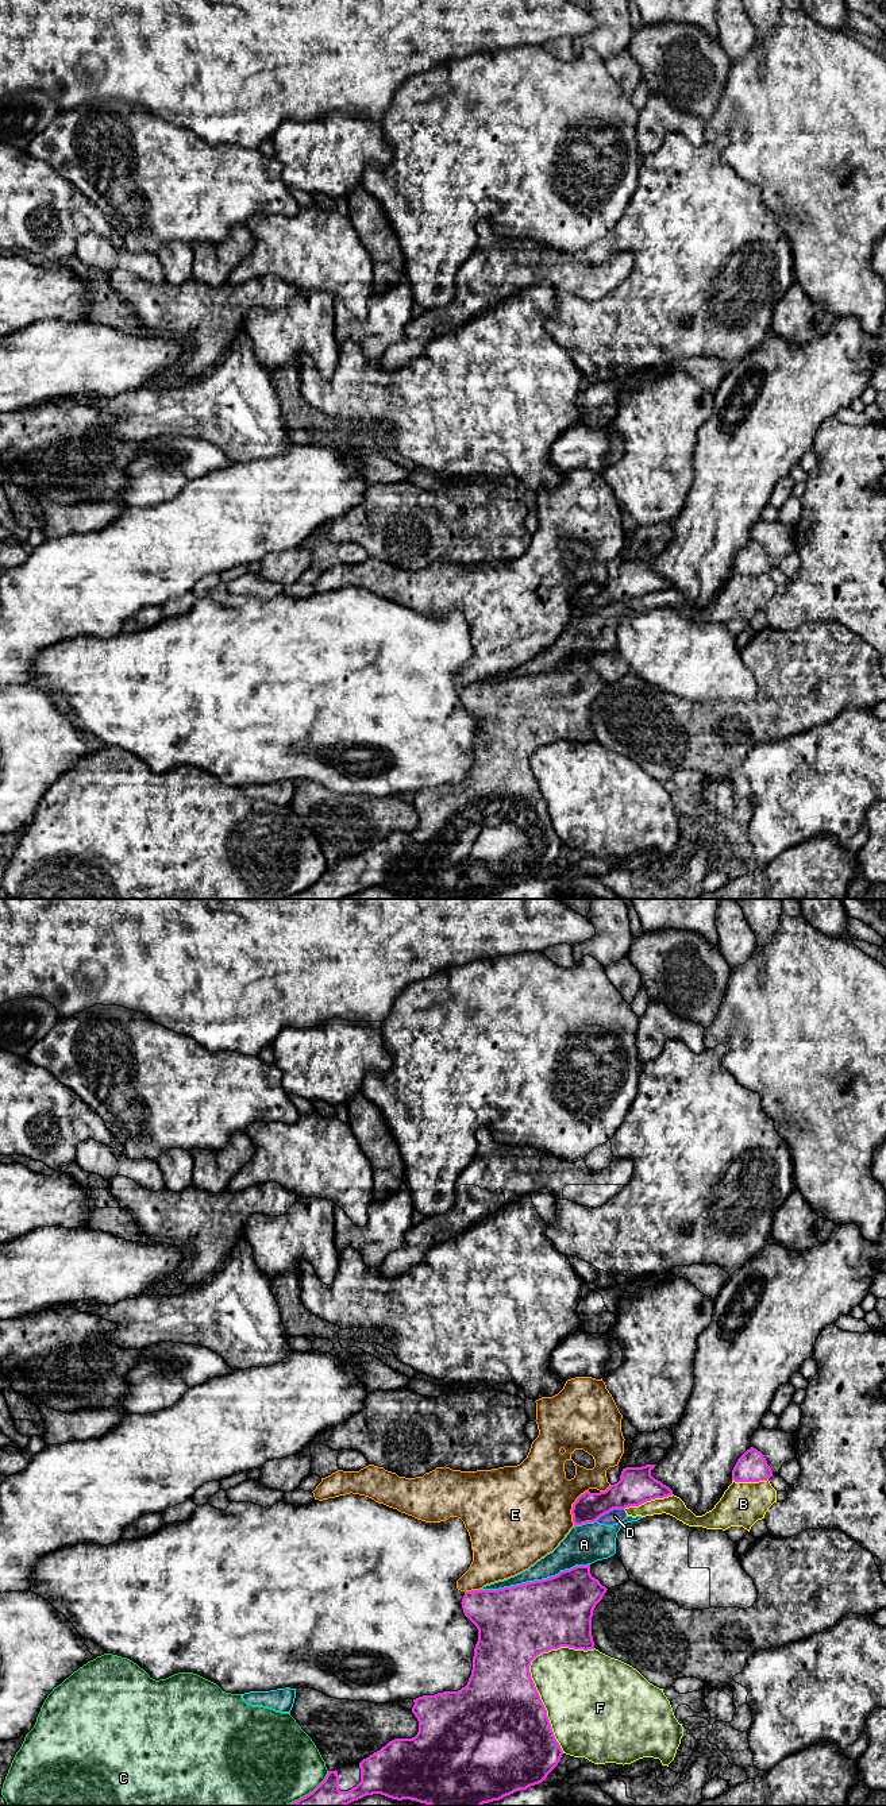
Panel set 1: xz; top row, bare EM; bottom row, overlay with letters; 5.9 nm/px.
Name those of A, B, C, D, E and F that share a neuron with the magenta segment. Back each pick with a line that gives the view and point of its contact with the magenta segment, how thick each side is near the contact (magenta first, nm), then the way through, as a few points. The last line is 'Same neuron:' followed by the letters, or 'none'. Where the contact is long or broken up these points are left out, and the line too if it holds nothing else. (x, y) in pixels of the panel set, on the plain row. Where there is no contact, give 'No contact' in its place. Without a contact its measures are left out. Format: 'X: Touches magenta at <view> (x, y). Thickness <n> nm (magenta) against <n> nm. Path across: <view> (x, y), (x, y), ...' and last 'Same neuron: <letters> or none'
Same neuron: none

